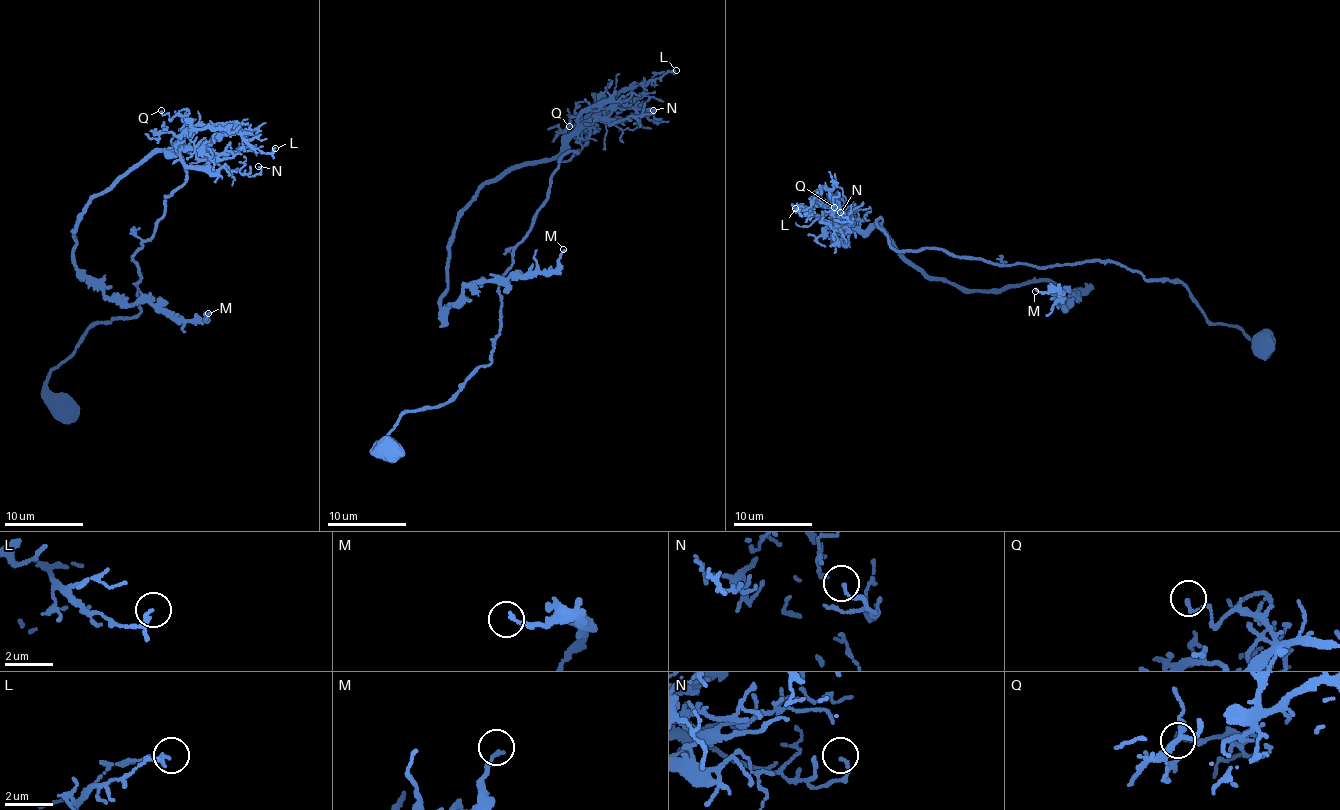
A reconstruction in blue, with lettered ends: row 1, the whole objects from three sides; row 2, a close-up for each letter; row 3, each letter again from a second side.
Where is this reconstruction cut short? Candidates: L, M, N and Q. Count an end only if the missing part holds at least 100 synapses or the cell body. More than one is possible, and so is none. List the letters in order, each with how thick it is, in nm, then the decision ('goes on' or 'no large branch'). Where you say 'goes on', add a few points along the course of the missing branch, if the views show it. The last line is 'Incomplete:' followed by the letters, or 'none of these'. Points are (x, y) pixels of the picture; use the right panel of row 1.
L: 120 nm thick; no large branch
M: 150 nm thick; no large branch
N: 70 nm thick; no large branch
Q: 140 nm thick; no large branch
Incomplete: none of these

